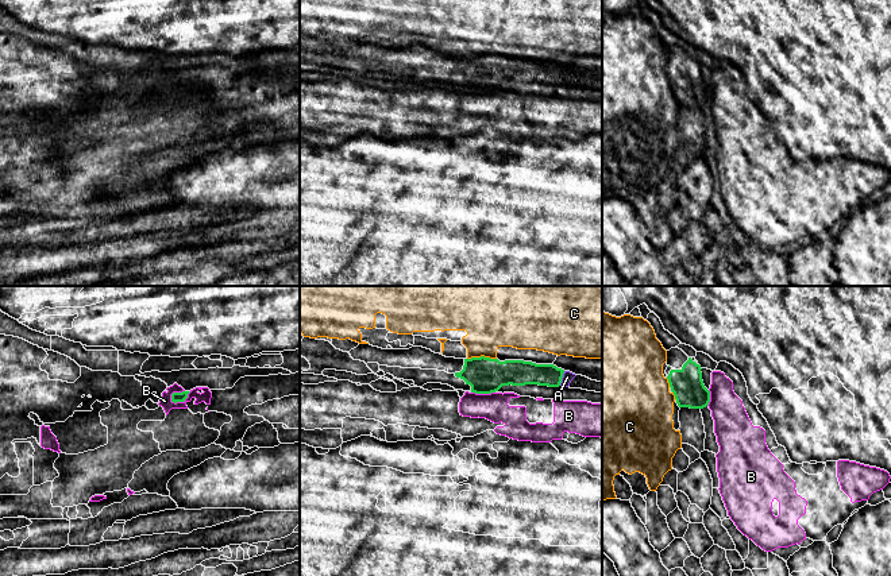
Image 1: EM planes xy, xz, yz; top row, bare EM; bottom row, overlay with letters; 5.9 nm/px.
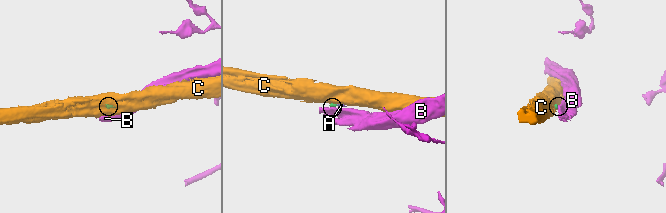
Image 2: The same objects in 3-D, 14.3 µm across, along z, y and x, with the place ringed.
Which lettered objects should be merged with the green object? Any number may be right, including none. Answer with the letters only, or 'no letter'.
A

